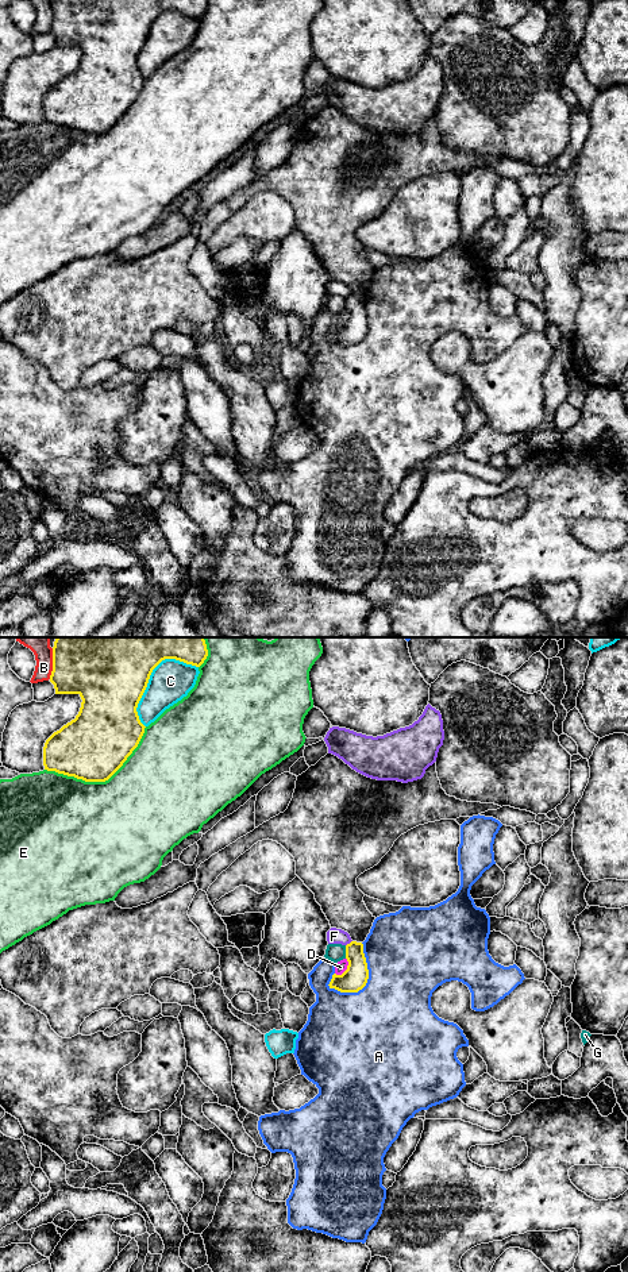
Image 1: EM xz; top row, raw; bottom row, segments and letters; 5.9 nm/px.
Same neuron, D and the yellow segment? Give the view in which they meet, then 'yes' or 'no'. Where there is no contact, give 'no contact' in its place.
xz | no

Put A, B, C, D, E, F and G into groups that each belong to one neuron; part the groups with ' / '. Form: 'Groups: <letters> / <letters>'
Groups: A D / B / C / E / F / G

